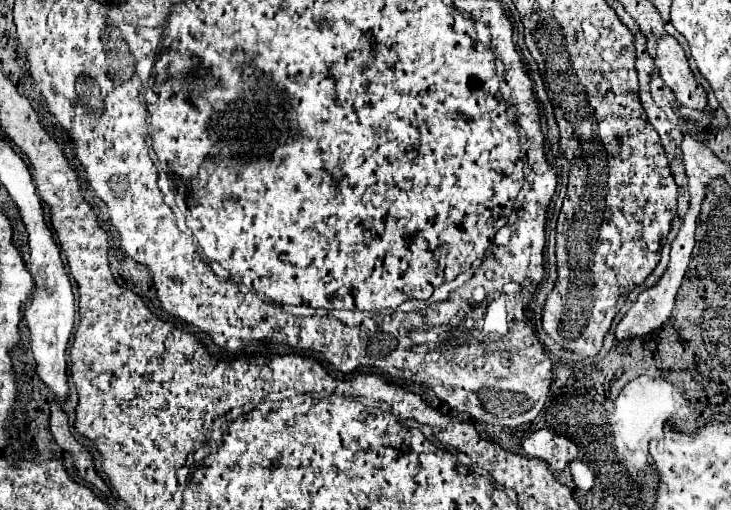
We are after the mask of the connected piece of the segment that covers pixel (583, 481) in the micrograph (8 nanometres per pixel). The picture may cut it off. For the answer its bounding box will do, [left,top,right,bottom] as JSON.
[571,460,593,490]

